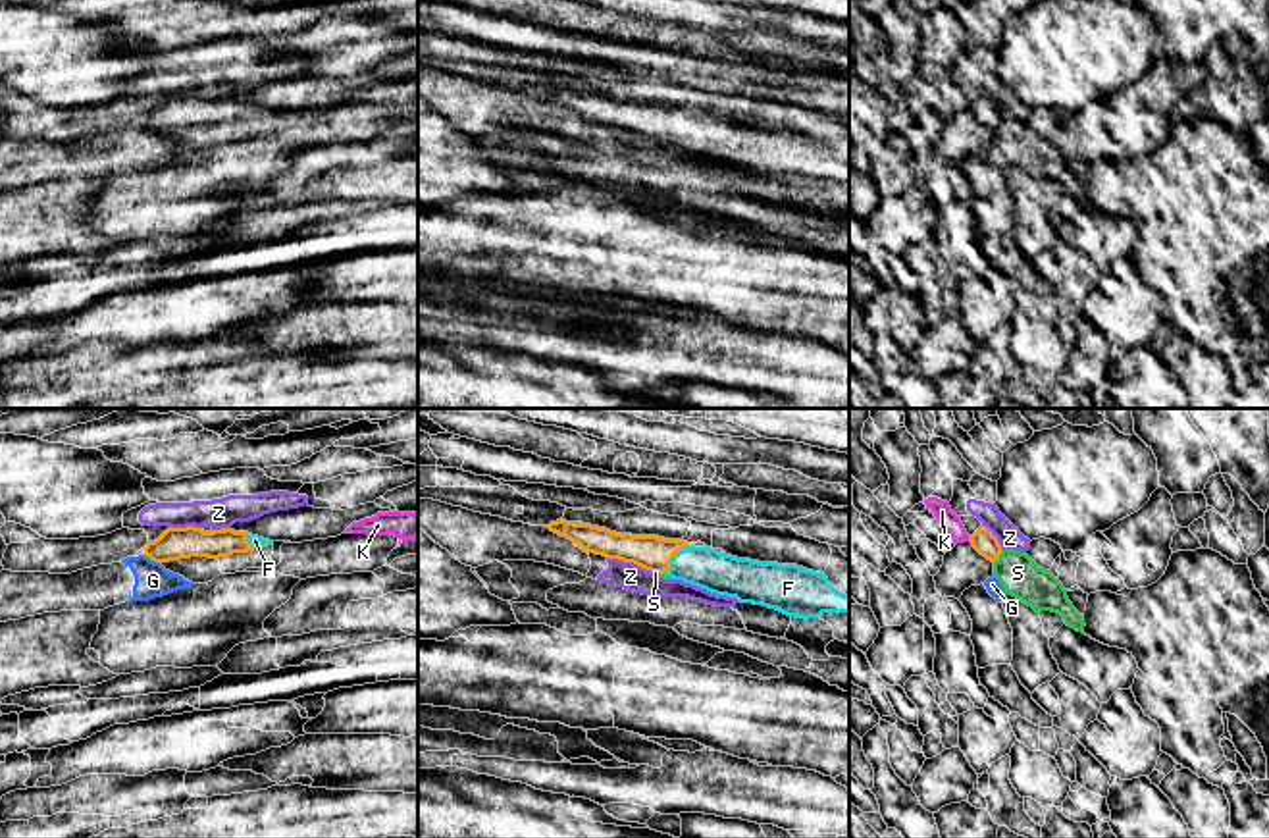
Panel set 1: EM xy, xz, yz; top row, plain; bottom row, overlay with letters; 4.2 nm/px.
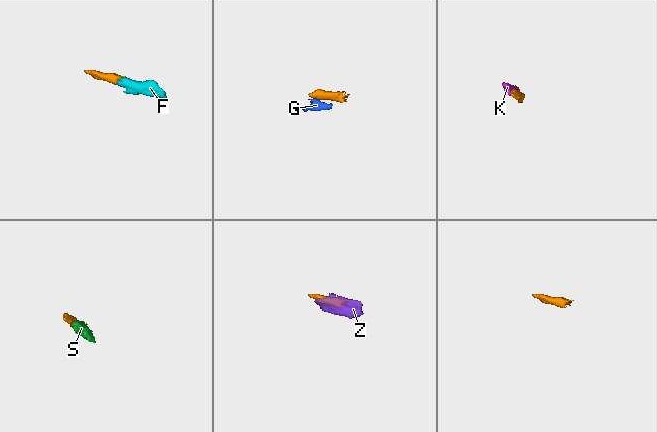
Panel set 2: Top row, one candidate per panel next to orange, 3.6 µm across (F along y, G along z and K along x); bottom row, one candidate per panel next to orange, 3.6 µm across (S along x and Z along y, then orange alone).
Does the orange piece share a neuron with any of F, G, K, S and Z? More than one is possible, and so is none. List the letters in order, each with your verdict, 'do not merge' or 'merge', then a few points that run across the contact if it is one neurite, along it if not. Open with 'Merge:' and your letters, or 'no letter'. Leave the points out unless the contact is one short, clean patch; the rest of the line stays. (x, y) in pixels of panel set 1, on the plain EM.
Merge: F
F: merge
G: do not merge; line xy (143, 124), (160, 133)
K: do not merge; line yz (971, 104), (967, 108)
S: do not merge; line yz (1004, 118), (994, 131)
Z: do not merge; line xz (607, 126), (632, 130), (653, 141)

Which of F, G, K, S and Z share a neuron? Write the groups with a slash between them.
F / G S / K / Z

